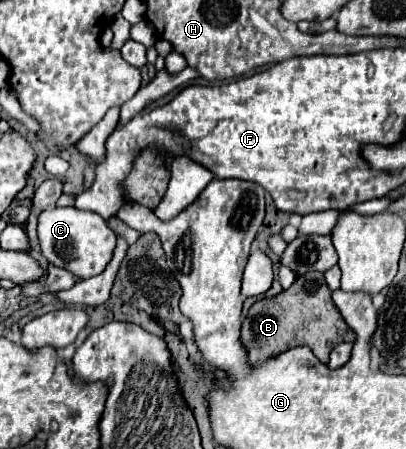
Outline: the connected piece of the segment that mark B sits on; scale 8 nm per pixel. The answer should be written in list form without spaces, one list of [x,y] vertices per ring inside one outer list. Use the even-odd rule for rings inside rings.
[[[319,272],[297,276],[287,292],[271,300],[259,300],[251,306],[241,326],[241,344],[249,356],[249,364],[257,366],[281,352],[297,346],[307,346],[323,362],[329,362],[331,350],[341,342],[355,342],[355,332],[345,324],[337,306],[331,300],[329,286]]]

